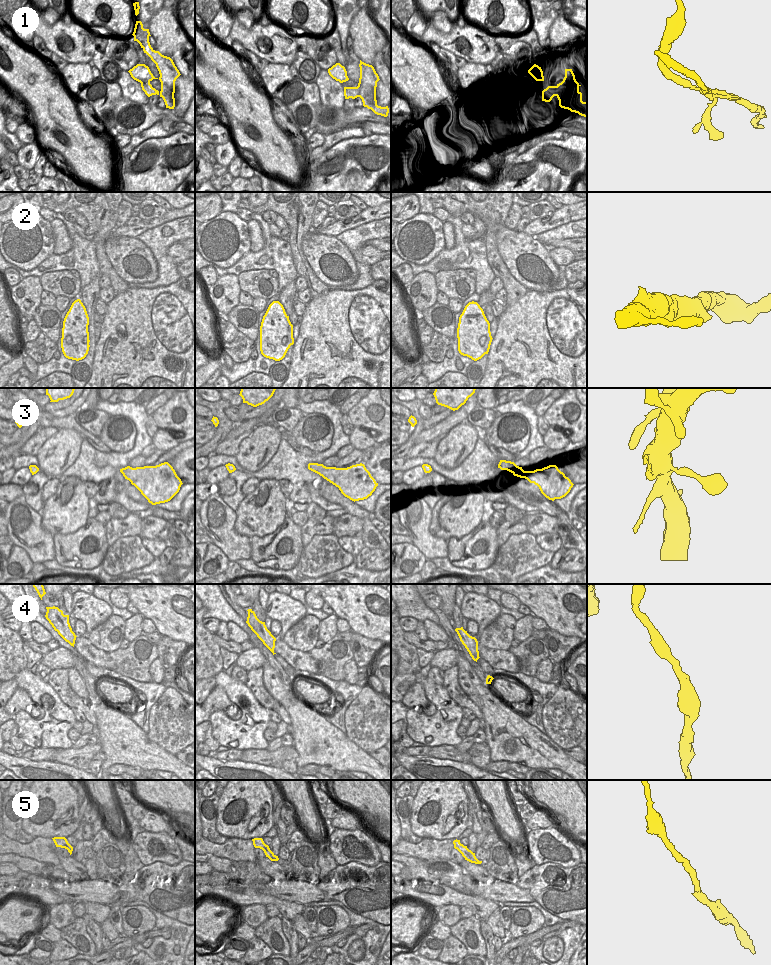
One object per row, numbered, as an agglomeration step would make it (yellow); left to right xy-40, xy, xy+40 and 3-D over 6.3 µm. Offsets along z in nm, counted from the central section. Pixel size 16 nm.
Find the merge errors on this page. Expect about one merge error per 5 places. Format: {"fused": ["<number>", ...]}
{"fused": ["1"]}

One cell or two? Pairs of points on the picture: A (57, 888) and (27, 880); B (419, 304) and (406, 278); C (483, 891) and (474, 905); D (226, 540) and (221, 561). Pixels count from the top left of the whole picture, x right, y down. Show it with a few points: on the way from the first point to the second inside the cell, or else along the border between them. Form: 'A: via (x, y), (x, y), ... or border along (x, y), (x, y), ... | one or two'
A: via (50, 884), (34, 882) | one
B: border along (414, 276), (403, 286) | two
C: border along (473, 894), (491, 899), (500, 904) | two
D: border along (212, 542), (229, 561) | two

